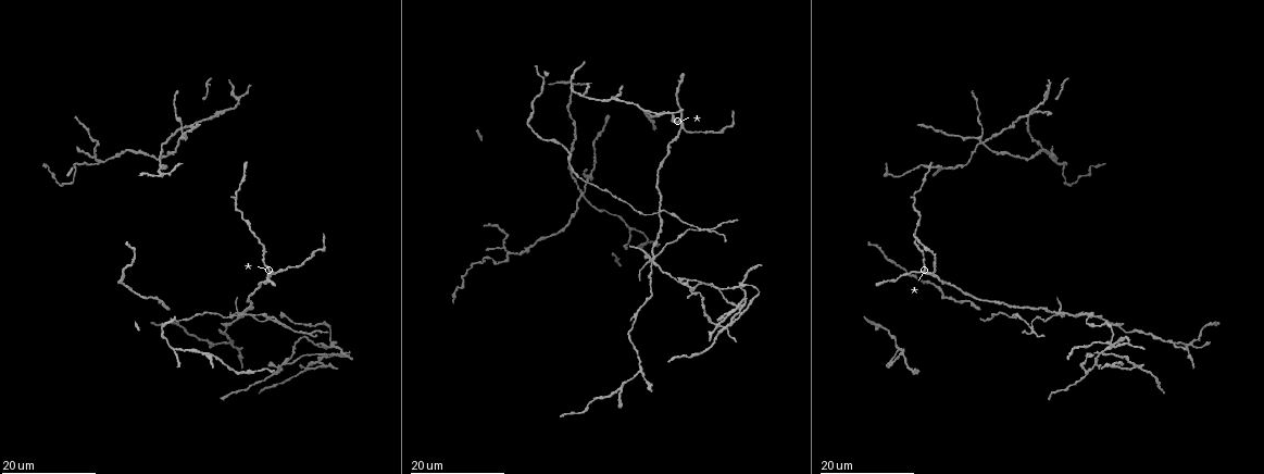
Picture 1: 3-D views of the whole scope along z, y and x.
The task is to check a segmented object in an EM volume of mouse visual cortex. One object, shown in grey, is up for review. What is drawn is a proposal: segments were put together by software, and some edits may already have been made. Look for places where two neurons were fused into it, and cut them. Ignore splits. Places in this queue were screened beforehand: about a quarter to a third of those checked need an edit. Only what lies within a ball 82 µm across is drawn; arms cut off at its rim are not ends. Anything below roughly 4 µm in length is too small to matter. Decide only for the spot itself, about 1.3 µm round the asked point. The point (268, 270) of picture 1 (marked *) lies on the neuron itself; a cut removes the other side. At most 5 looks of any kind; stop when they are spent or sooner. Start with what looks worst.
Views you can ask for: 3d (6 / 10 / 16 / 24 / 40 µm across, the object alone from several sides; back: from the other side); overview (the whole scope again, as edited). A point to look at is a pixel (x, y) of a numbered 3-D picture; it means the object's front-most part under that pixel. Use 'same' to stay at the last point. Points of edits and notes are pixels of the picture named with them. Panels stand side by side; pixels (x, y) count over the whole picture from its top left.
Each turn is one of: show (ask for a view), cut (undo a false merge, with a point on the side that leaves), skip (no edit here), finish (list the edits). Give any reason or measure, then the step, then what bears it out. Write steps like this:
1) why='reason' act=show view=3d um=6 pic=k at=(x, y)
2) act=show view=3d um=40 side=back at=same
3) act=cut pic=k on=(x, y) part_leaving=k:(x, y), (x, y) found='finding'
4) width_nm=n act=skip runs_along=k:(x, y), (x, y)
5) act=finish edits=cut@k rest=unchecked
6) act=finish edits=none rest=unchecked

why='four arms meet' act=show view=3d um=16 pic=1 at=(1064, 314)

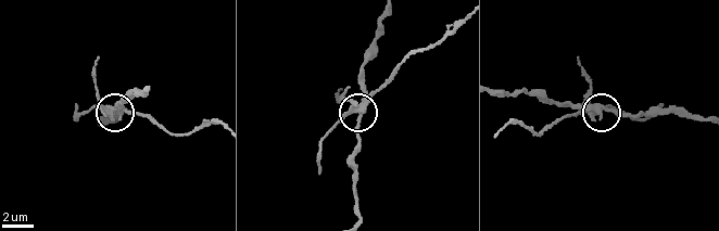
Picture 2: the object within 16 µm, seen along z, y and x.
act=show view=3d um=10 pic=2 at=(355, 110)

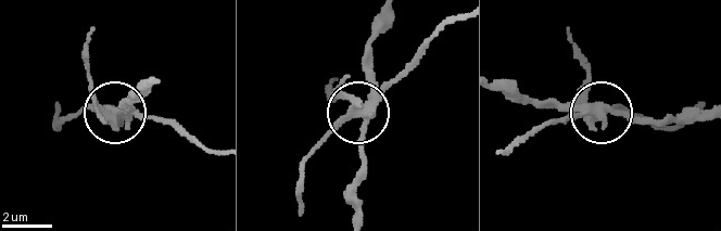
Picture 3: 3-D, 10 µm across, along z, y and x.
arms=4 act=cut pic=3 on=(97, 114) part_leaving=3:(592, 113), (551, 120), (507, 150) found='two neurons meet here'

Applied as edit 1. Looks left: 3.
why='arms part here' act=show view=3d um=16 pic=1 at=(220, 111)

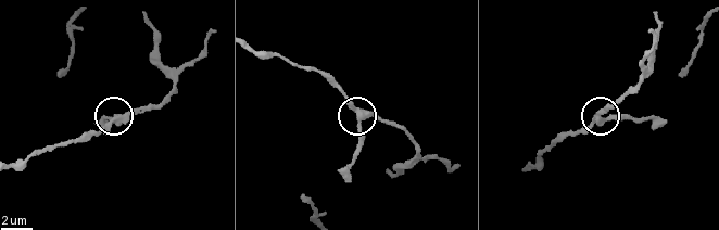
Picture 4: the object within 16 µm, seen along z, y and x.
act=show view=3d um=6 pic=4 at=(364, 118)

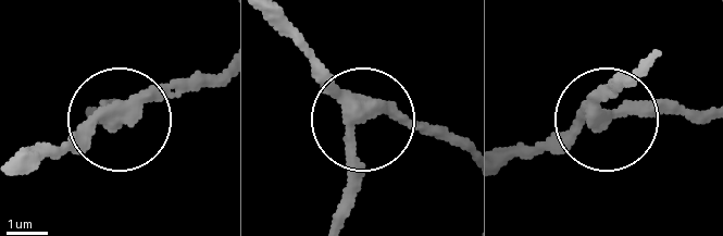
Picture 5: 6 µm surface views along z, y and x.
width_nm=330 act=skip runs_along=5:(262, 15), (356, 109), (435, 126) found='one neuron here'

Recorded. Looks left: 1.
act=finish edits=cut@3 rest=unchecked

